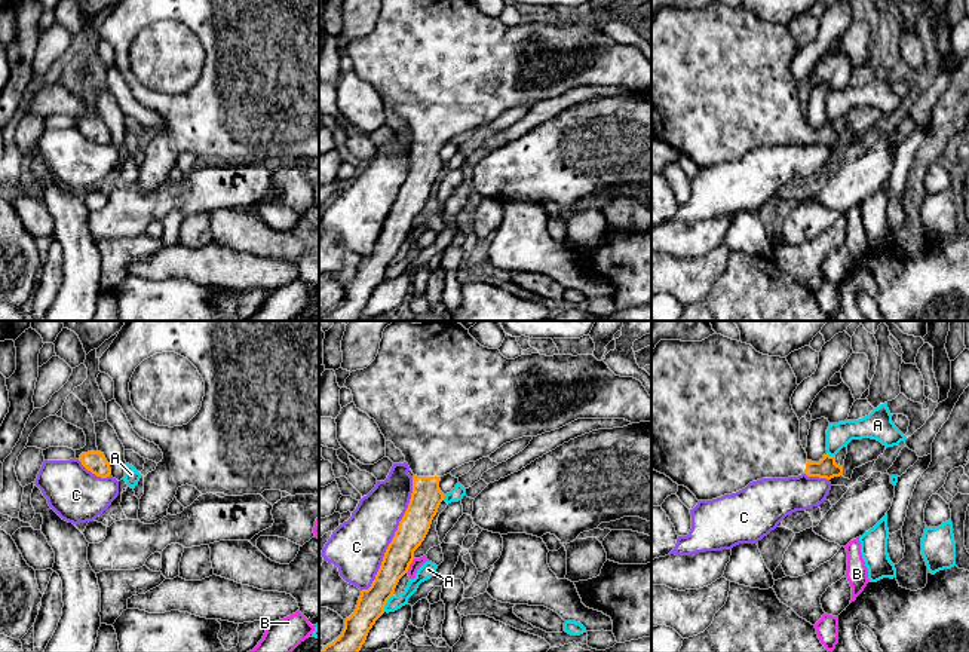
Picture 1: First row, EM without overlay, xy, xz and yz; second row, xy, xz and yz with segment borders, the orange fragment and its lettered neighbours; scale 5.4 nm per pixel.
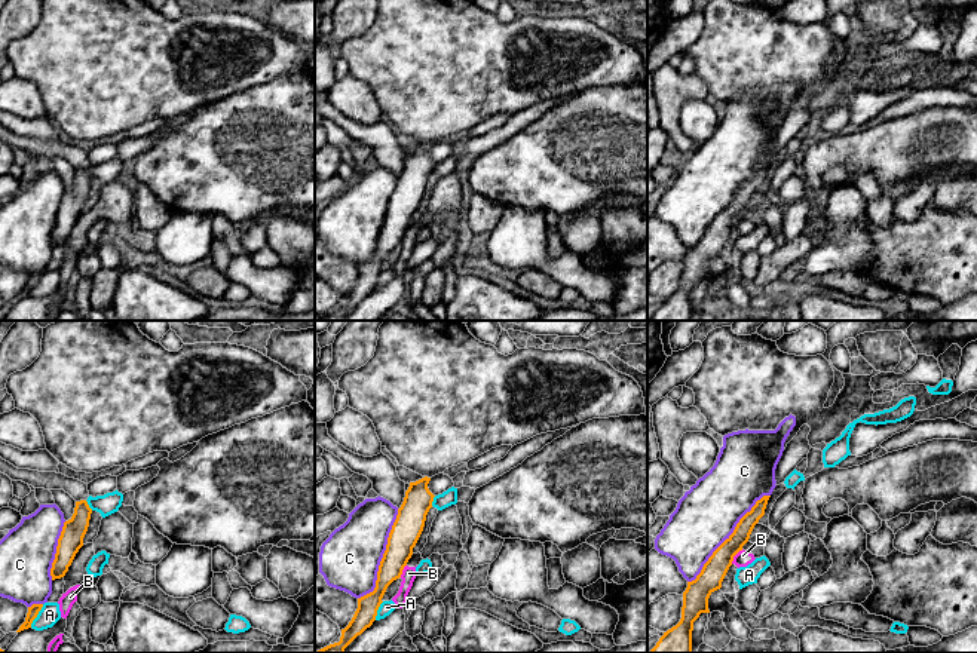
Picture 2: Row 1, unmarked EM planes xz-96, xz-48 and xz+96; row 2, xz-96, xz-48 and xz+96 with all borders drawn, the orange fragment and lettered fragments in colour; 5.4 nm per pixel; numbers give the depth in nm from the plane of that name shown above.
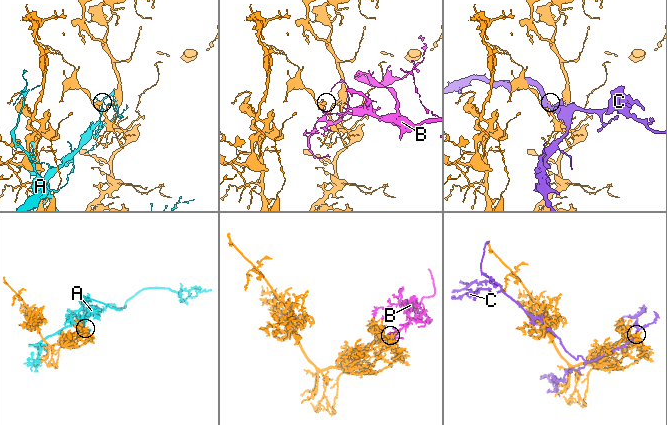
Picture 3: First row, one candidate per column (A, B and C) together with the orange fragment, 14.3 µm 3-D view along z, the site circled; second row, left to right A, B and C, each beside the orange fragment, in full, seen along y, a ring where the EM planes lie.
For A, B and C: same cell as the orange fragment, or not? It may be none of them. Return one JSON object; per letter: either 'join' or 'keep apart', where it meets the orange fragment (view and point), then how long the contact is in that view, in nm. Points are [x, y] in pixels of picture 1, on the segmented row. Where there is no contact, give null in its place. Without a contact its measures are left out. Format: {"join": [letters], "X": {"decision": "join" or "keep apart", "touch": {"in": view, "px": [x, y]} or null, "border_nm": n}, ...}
{"join": [], "A": {"decision": "keep apart", "touch": {"in": "xz", "px": [386, 602]}, "border_nm": 110}, "B": {"decision": "keep apart", "touch": {"in": "xz", "px": [410, 563]}, "border_nm": 80}, "C": {"decision": "keep apart", "touch": {"in": "xz", "px": [393, 536]}, "border_nm": 700}}

